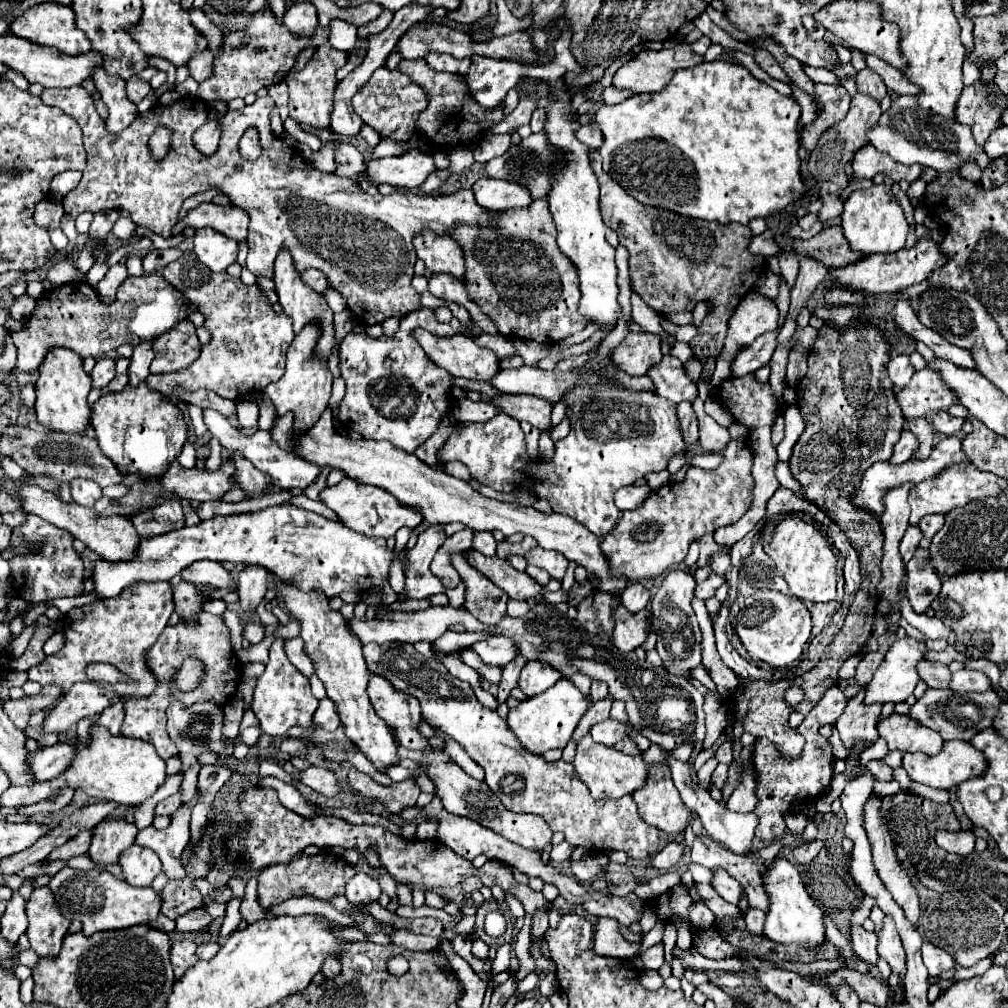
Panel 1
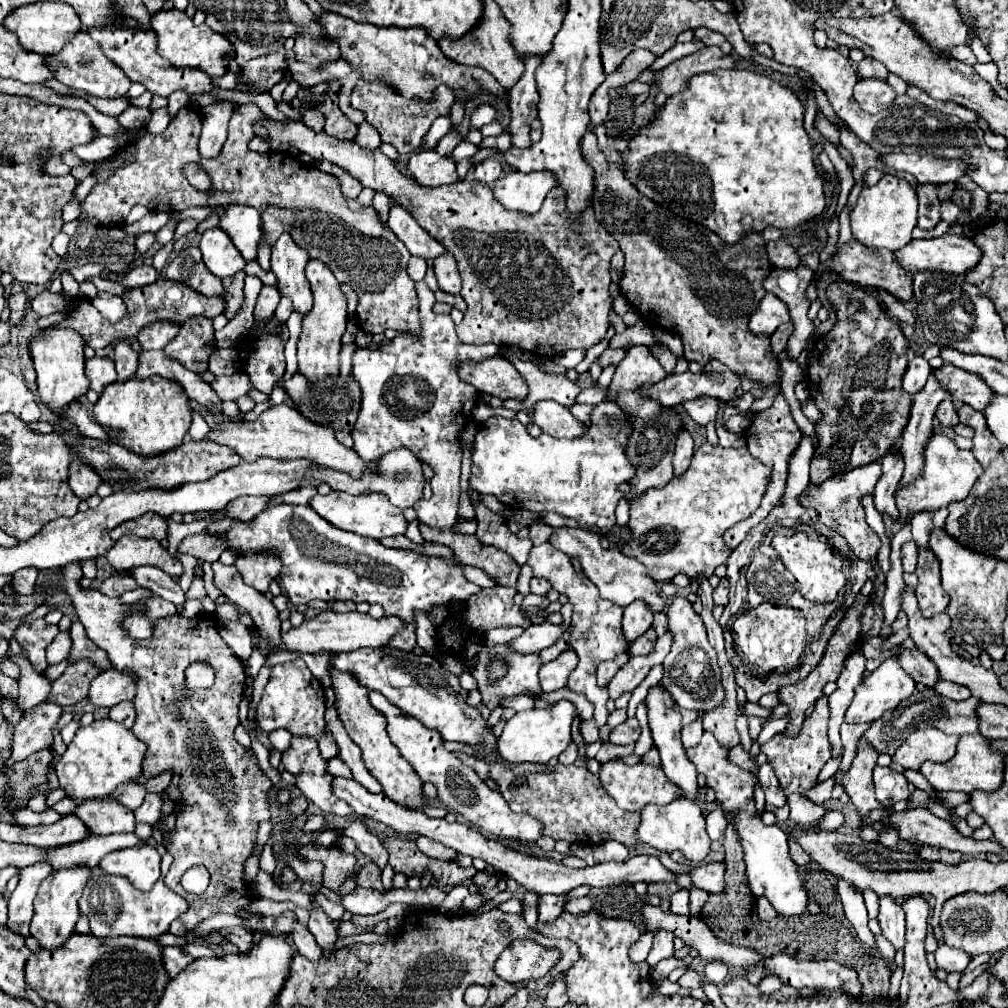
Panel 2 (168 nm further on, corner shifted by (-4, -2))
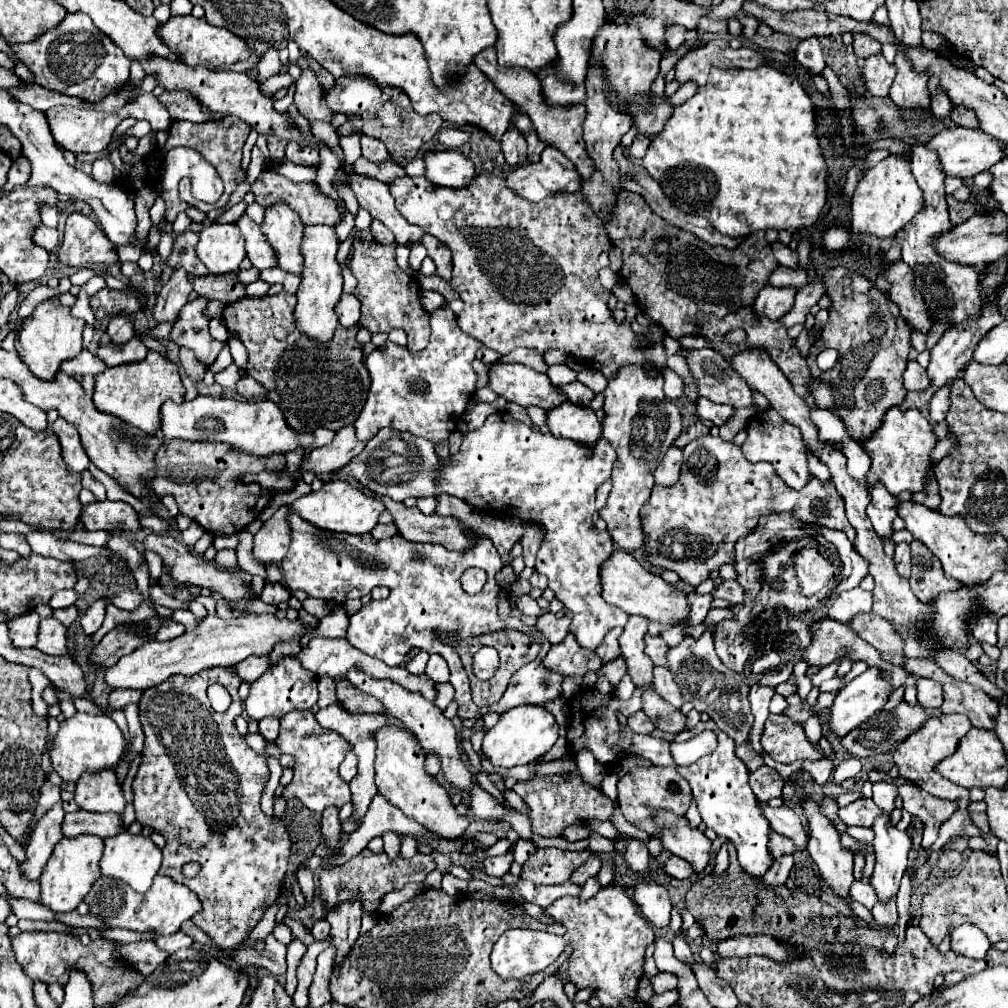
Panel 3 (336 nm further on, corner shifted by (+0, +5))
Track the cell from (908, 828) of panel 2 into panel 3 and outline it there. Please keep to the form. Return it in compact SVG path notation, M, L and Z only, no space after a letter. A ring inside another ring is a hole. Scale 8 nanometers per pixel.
M859 799L855 803L849 803L847 807L839 809L839 819L845 825L859 825L859 827L871 827L875 817L879 817L883 811L873 803L873 799Z

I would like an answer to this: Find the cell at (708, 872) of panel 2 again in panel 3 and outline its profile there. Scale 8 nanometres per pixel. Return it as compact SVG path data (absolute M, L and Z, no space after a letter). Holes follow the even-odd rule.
M671 855L669 861L663 865L663 871L675 879L689 879L691 877L691 865L687 865L687 861L683 861L681 857Z

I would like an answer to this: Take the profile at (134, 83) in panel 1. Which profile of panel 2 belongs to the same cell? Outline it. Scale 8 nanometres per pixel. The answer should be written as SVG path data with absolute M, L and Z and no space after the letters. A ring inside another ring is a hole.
M125 96L123 102L111 102L111 100L101 100L101 98L87 98L99 112L107 114L107 116L119 116L123 110L127 110L131 106L131 100Z

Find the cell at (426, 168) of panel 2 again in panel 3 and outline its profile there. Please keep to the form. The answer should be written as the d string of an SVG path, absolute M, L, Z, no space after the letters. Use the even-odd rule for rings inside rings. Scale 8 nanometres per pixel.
M445 149L439 153L423 153L427 171L425 177L441 187L463 189L471 185L475 177L475 165L463 153L455 149Z

